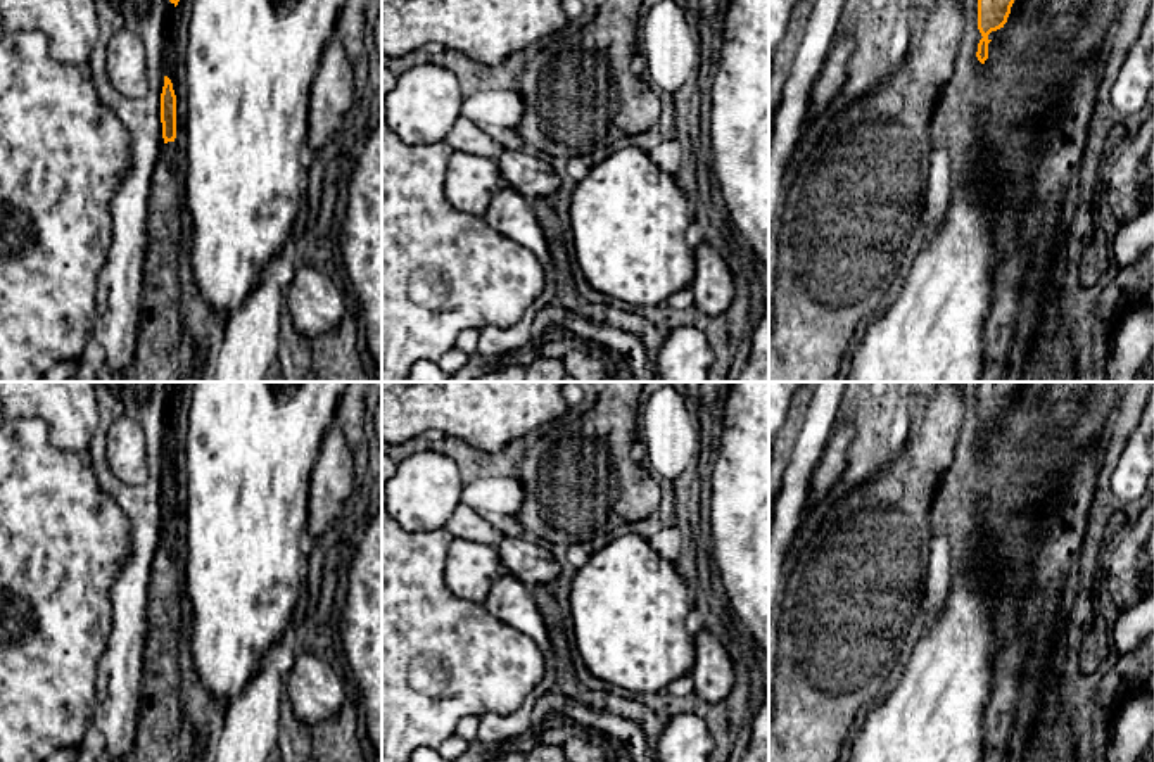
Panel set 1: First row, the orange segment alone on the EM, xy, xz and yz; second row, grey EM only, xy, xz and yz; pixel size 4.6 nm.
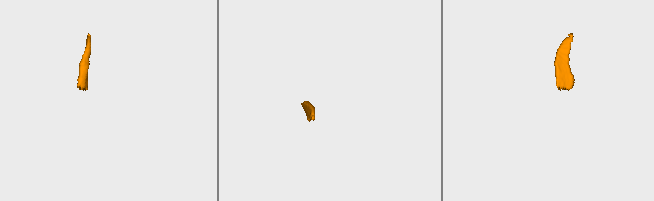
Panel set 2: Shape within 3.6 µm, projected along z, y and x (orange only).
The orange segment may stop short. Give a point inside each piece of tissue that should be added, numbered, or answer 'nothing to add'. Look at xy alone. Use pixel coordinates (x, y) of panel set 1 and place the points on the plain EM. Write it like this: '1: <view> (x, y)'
1: xy (161, 736)

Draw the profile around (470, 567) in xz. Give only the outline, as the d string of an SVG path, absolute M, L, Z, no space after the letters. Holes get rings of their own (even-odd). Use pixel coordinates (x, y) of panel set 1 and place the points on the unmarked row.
M453 537L446 558L446 584L454 596L484 603L492 582L504 572L498 548L475 539Z

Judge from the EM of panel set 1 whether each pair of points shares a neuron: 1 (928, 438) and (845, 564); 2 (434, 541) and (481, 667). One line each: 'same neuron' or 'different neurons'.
1: same neuron
2: same neuron

